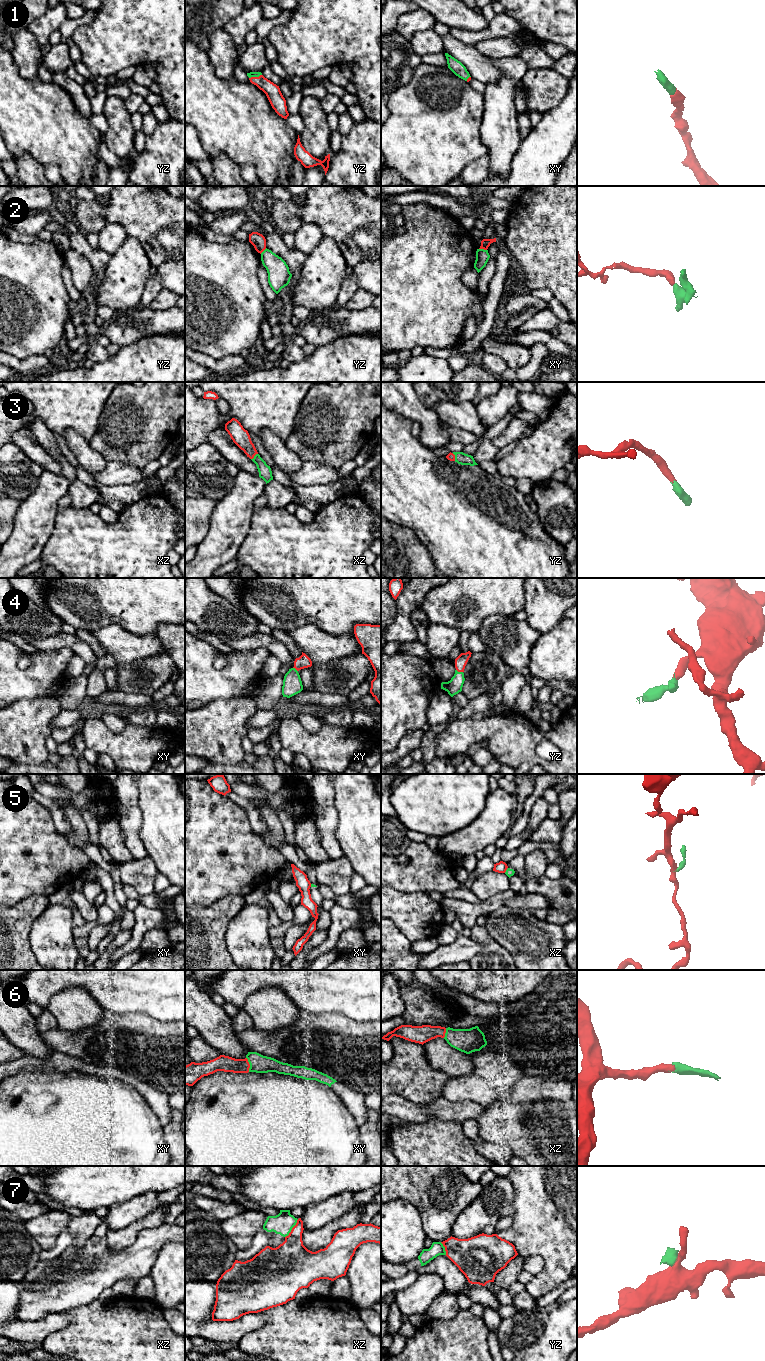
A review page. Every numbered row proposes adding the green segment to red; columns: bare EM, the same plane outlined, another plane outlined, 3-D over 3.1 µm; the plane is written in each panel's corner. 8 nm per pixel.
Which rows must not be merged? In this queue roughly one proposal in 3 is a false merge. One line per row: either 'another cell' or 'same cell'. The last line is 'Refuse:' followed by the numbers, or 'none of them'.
1: same cell
2: another cell
3: same cell
4: same cell
5: another cell
6: same cell
7: another cell
Refuse: 2, 5, 7

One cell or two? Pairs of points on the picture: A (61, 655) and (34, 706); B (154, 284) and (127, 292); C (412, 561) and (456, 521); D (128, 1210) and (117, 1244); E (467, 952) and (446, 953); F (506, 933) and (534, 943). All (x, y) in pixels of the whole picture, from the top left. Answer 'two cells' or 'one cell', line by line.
A: two cells
B: two cells
C: two cells
D: two cells
E: one cell
F: one cell

